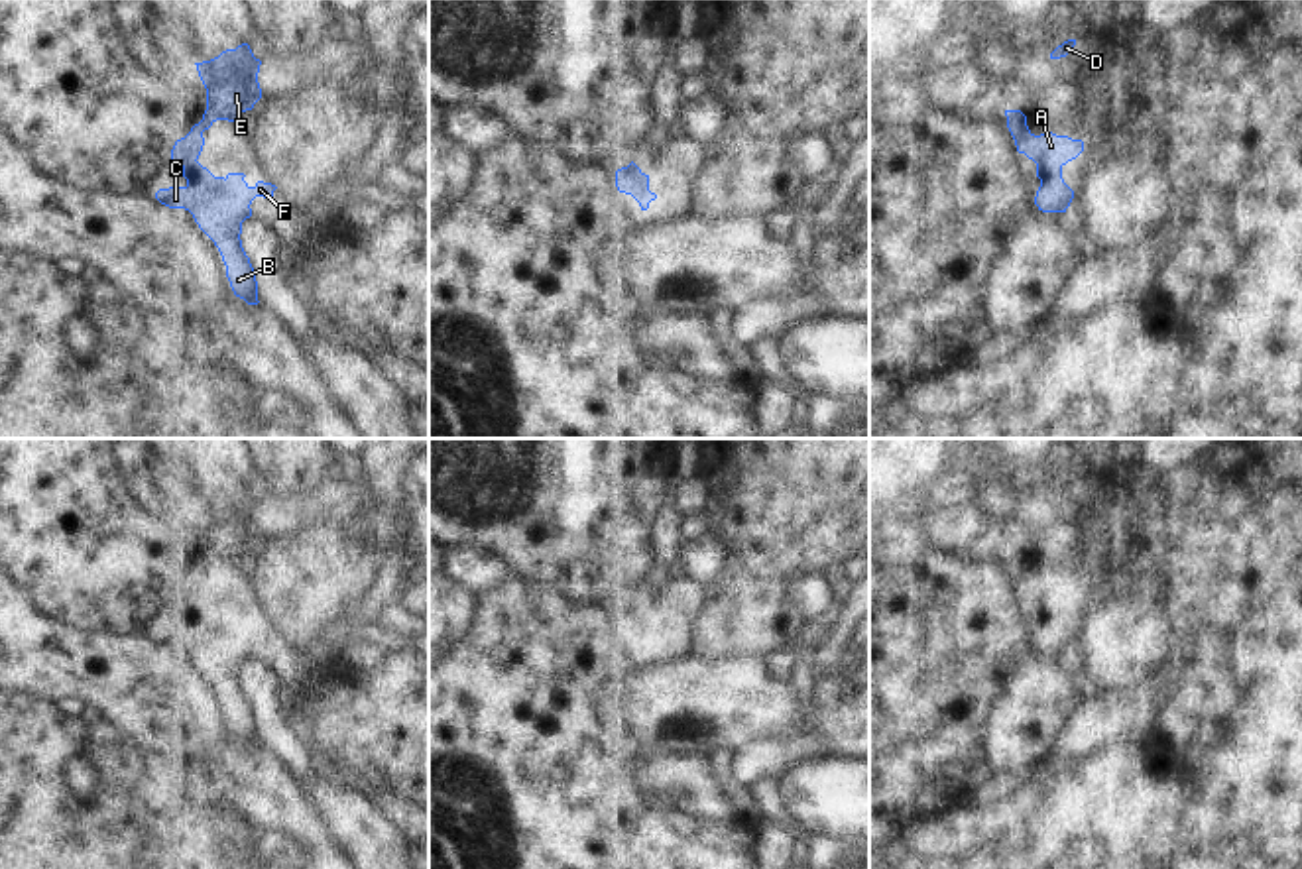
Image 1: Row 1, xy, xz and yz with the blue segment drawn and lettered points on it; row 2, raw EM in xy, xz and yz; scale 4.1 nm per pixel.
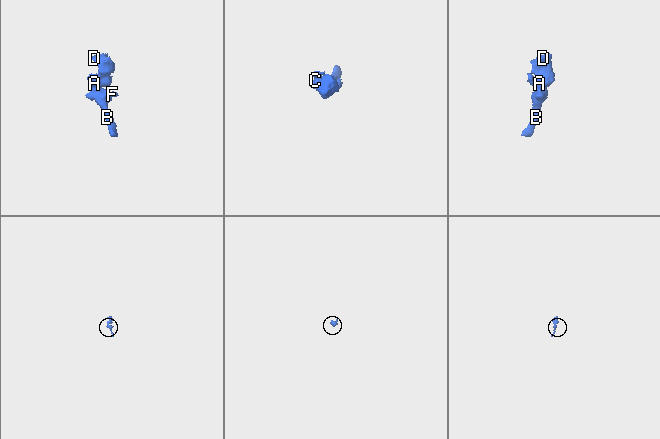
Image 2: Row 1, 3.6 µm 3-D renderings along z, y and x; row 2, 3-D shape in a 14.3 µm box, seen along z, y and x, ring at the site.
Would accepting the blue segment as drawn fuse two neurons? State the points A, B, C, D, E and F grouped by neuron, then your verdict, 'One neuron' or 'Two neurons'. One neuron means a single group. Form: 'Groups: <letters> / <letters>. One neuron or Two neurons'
Groups: A B C D E F. One neuron.

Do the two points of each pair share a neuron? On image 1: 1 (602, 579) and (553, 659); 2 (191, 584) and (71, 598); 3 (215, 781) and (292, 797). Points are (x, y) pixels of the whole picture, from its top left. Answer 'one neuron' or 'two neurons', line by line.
1: two neurons
2: two neurons
3: one neuron

